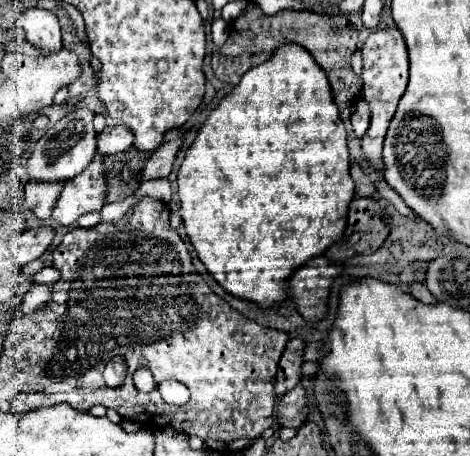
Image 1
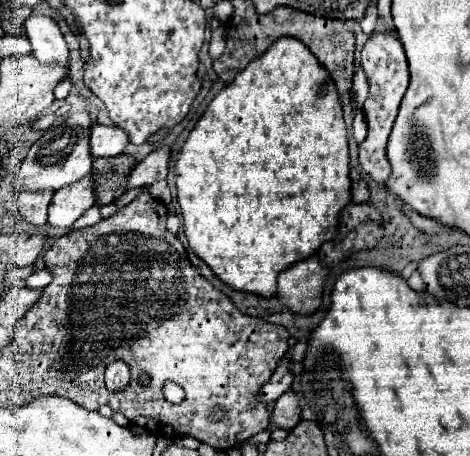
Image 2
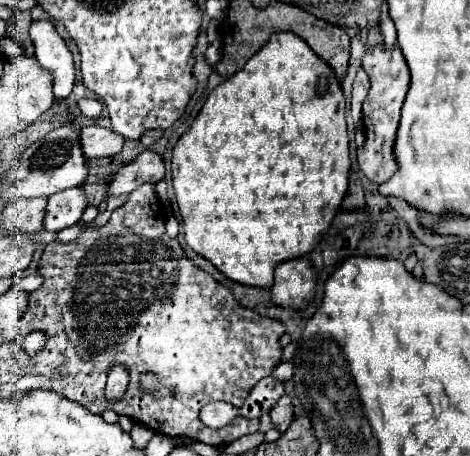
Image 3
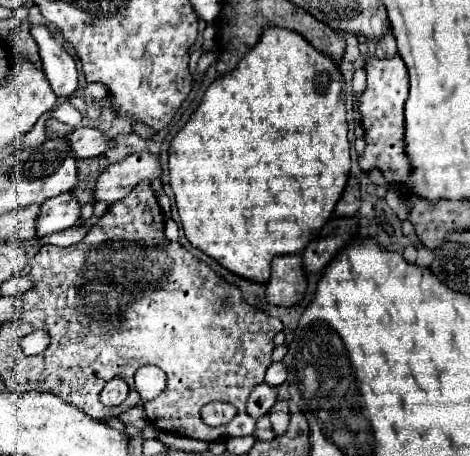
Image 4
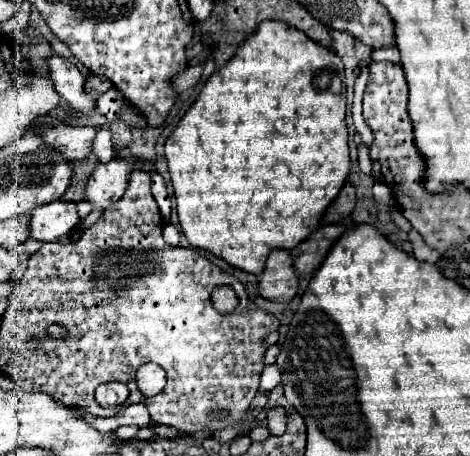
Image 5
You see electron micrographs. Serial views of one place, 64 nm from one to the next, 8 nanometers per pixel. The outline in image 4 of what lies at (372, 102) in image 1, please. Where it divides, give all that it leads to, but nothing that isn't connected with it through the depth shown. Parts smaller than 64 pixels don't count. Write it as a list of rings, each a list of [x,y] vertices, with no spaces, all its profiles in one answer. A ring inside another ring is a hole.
[[[400,56],[394,58],[368,58],[366,60],[366,72],[368,72],[368,86],[360,100],[360,114],[362,114],[362,126],[364,126],[364,138],[366,148],[360,156],[358,164],[362,172],[372,172],[372,168],[378,168],[388,182],[402,182],[410,174],[410,162],[404,154],[404,102],[408,98],[408,72],[406,64],[400,60]]]

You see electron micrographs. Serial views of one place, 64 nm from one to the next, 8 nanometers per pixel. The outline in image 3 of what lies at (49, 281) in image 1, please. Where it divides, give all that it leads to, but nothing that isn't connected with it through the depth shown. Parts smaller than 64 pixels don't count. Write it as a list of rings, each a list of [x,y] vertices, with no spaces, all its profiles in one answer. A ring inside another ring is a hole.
[[[32,272],[32,274],[28,274],[26,278],[22,278],[22,280],[18,280],[18,288],[22,288],[22,290],[26,290],[26,292],[34,292],[36,288],[40,288],[40,284],[44,282],[44,278],[38,274],[38,272]]]

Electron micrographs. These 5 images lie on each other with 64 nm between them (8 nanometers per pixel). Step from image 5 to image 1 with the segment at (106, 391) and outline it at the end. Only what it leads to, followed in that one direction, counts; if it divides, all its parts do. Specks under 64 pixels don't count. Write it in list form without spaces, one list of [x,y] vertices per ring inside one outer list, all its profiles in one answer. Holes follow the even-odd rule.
[[[116,356],[112,362],[106,364],[104,380],[108,386],[122,386],[124,378],[126,378],[126,362],[122,356]]]

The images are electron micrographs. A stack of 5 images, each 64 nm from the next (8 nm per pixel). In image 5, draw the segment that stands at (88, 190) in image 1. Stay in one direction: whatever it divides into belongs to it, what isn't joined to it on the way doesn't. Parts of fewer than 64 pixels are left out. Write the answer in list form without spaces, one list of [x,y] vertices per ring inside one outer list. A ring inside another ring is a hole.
[[[54,200],[52,204],[44,204],[44,208],[36,208],[30,220],[30,238],[42,242],[54,242],[60,236],[66,236],[80,224],[78,210],[74,202]]]

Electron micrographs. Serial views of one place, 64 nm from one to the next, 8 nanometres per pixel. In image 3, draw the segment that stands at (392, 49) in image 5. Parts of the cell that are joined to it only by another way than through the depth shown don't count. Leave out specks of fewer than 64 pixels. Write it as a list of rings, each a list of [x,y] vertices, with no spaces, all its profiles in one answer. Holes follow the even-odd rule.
[[[384,2],[382,10],[380,10],[380,30],[384,34],[384,42],[388,46],[394,46],[396,44],[396,28],[392,24],[392,18],[388,16],[388,2]]]

